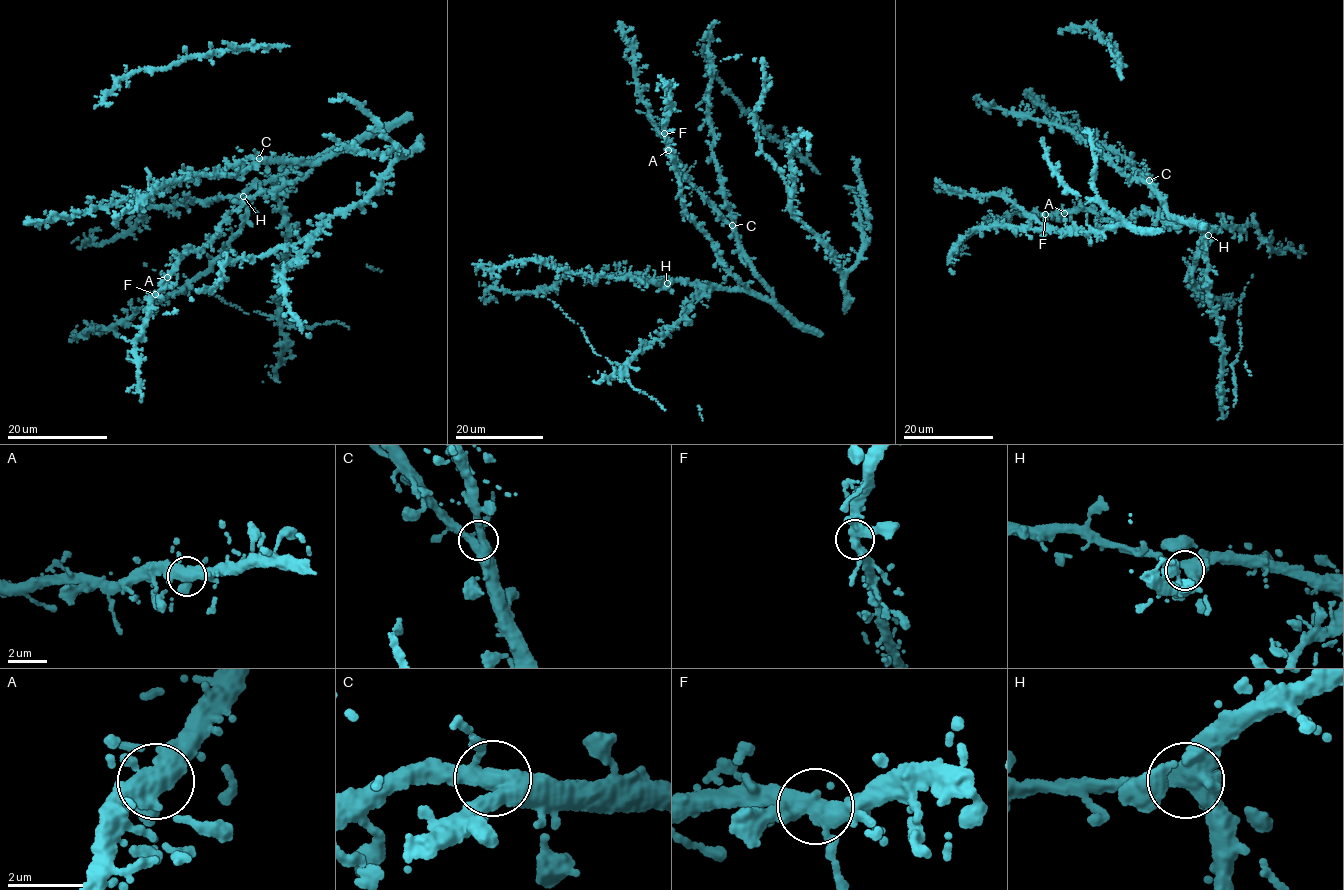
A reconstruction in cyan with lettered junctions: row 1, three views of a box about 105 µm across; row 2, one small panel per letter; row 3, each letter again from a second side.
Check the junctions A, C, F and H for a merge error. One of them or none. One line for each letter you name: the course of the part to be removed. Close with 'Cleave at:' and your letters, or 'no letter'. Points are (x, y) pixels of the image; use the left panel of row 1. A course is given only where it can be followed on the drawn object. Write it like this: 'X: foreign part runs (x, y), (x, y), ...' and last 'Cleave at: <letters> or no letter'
Cleave at: no letter

